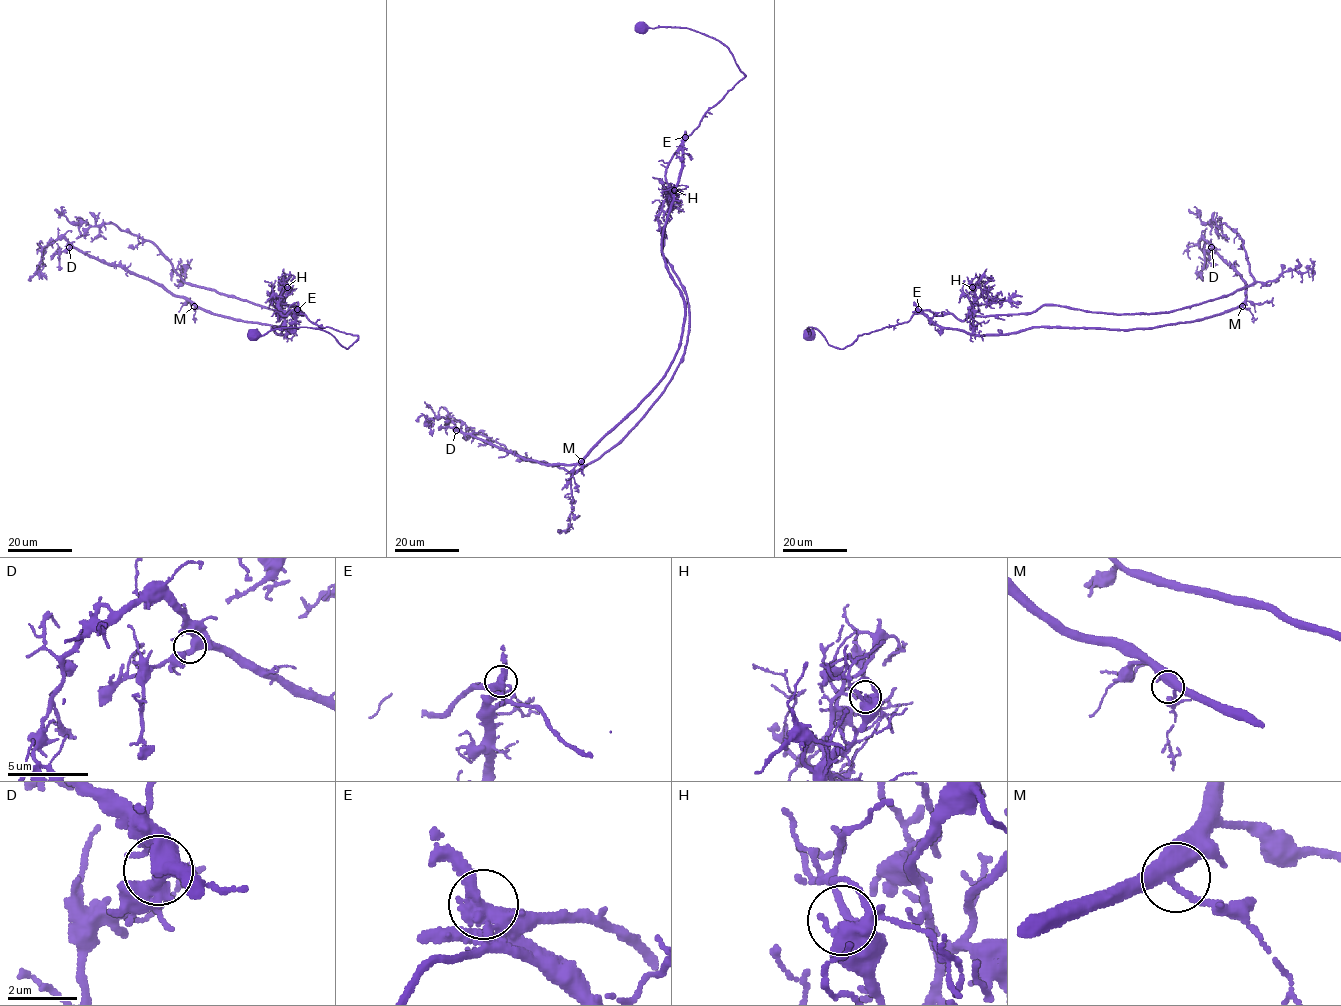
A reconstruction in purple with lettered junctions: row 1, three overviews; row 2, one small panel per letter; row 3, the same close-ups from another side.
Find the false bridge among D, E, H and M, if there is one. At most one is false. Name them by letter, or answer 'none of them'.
E

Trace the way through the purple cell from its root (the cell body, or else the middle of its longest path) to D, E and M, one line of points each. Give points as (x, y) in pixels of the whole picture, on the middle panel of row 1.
D: (640, 28), (713, 37), (745, 75), (683, 143), (661, 240), (679, 349), (576, 463), (456, 430)
E: (640, 28), (687, 27), (713, 37), (728, 48), (745, 75), (685, 137)
M: (640, 28), (713, 37), (745, 76), (683, 143), (661, 240), (683, 302), (679, 349), (659, 384), (581, 461)

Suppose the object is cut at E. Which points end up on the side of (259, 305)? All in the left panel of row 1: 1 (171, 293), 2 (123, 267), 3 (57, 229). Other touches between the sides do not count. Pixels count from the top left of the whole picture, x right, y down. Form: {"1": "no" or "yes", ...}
{"1": "no", "2": "no", "3": "no"}

